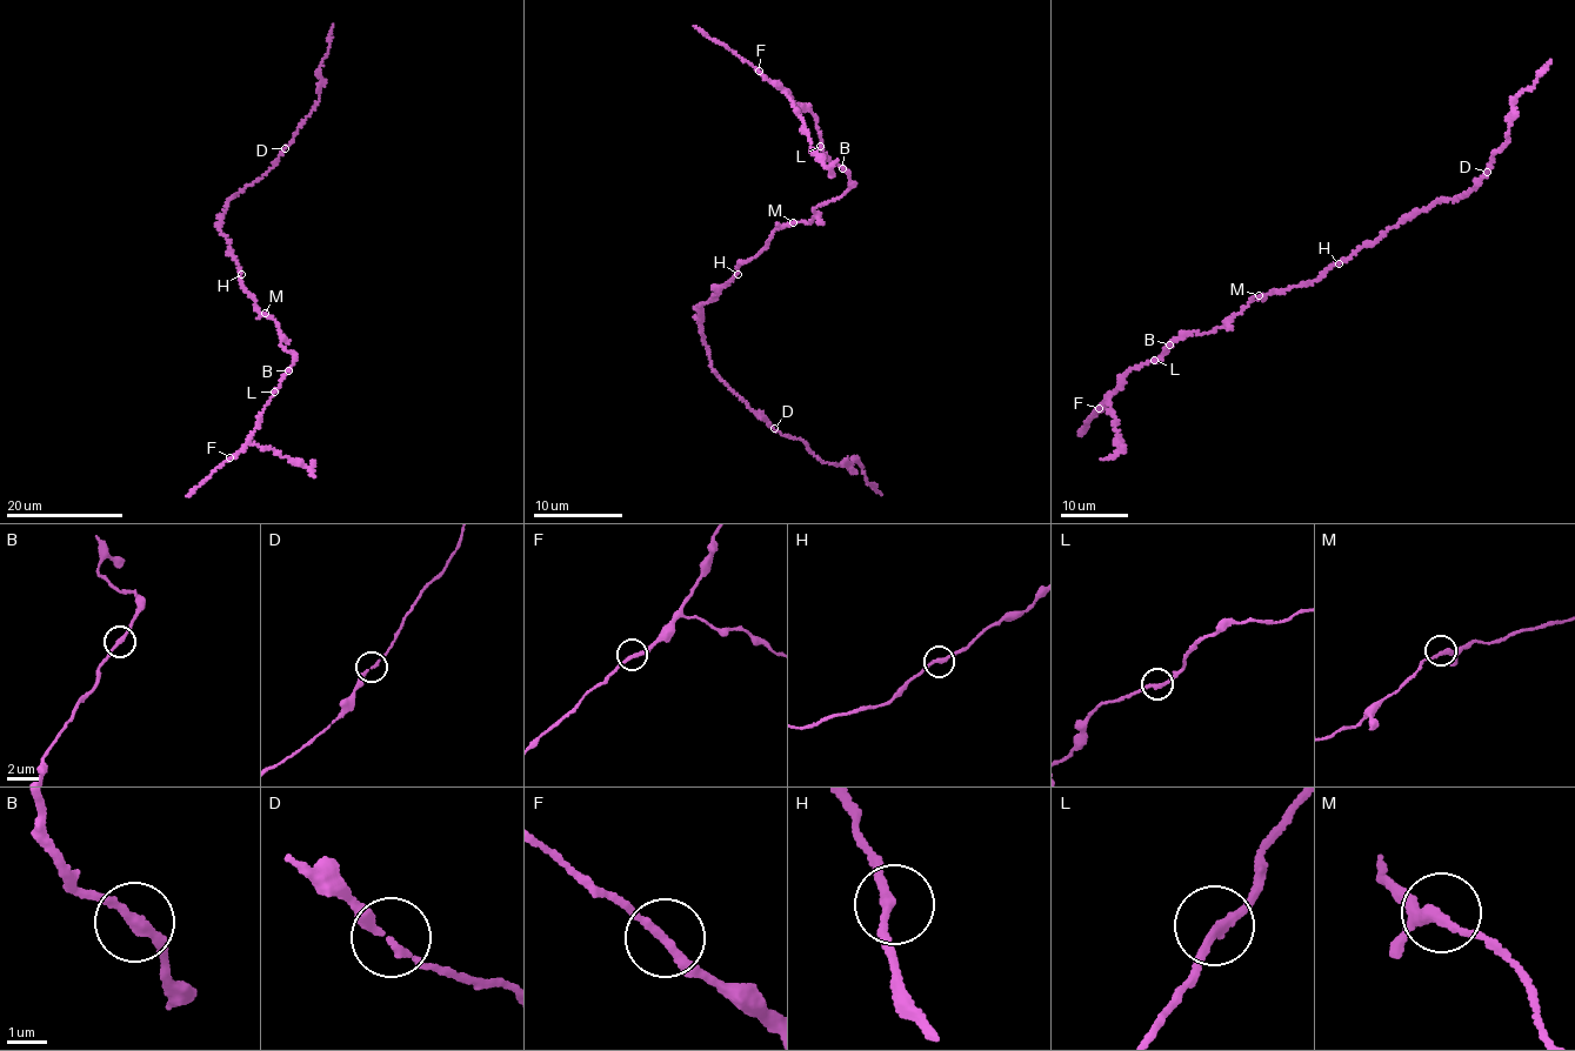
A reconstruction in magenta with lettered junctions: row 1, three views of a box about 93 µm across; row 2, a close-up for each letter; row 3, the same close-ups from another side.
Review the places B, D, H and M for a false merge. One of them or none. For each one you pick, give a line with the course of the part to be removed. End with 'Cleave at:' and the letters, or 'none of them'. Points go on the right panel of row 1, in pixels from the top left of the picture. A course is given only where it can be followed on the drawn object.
Cleave at: none of them

